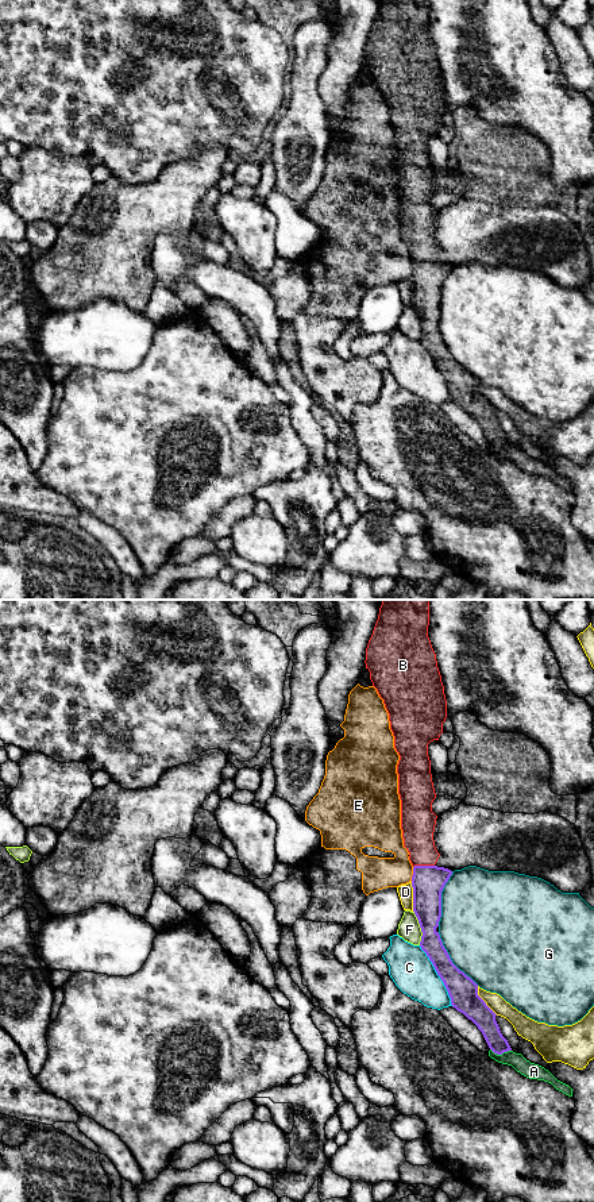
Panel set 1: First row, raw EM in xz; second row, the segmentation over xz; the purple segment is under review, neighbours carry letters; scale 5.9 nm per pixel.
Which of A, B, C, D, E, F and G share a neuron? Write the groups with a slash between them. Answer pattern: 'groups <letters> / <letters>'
groups A / B / C / D / E / F / G

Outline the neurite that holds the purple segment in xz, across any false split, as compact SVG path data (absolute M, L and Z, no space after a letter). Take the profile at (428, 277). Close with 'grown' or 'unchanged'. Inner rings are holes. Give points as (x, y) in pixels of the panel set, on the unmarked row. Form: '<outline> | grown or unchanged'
M381 0L378 15L366 43L364 58L370 66L373 81L383 95L389 108L394 143L400 150L397 169L401 194L401 224L404 242L408 244L413 261L413 307L423 327L420 342L443 375L452 402L478 421L494 448L502 450L512 446L512 443L500 425L495 416L497 409L478 390L478 380L452 358L436 325L441 312L441 286L452 266L436 261L440 249L433 235L437 211L432 207L436 188L432 177L428 139L439 135L443 128L443 117L447 113L447 95L436 49L428 32L428 20L429 0Z | grown

